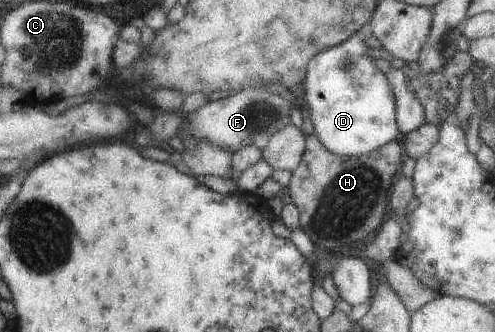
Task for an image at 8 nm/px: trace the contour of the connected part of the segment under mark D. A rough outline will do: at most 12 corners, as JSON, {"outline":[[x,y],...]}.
{"outline":[[363,25],[303,76],[312,132],[340,156],[397,135]]}

